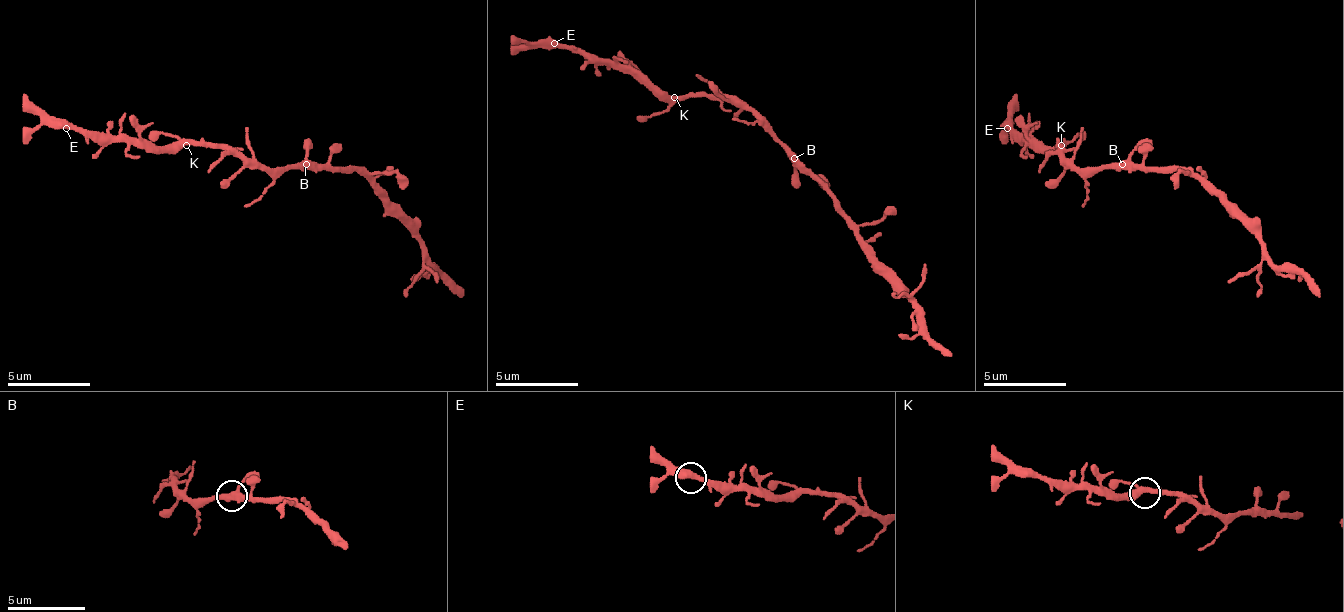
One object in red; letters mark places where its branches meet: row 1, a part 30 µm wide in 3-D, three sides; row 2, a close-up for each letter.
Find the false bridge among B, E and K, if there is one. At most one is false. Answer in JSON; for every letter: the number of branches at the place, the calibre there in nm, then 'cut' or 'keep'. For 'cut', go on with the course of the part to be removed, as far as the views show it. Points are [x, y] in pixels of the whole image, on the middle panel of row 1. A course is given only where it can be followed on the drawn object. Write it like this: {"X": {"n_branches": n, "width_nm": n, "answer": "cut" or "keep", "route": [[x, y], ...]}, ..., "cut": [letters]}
{"B": {"n_branches": 3, "width_nm": 340, "answer": "keep"}, "E": {"n_branches": 2, "width_nm": 400, "answer": "keep"}, "K": {"n_branches": 3, "width_nm": 320, "answer": "keep"}, "cut": []}

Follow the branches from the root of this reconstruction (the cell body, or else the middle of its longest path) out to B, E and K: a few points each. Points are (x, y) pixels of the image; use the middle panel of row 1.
B: (778, 138), (778, 143), (795, 159)
E: (778, 138), (749, 109), (716, 97), (658, 97), (629, 72), (608, 64), (591, 64), (554, 43)
K: (778, 138), (749, 109), (741, 109), (716, 97), (674, 97)

